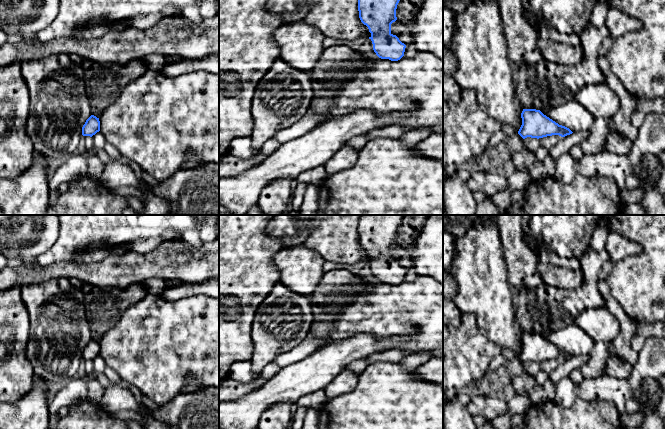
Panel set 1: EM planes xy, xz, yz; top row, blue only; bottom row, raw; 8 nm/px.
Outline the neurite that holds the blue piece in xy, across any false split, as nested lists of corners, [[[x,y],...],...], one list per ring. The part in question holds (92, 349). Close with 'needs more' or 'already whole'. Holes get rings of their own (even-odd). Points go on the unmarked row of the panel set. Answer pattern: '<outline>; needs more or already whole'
[[[91,339],[82,351],[82,359],[92,361],[100,355],[100,345],[94,339]]]; already whole

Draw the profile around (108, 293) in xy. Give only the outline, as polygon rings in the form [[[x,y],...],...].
[[[90,286],[88,297],[100,295],[106,297],[104,304],[97,304],[87,312],[86,319],[90,325],[92,336],[102,337],[109,329],[115,327],[126,309],[125,305],[116,305],[114,295],[122,290],[105,289]]]

